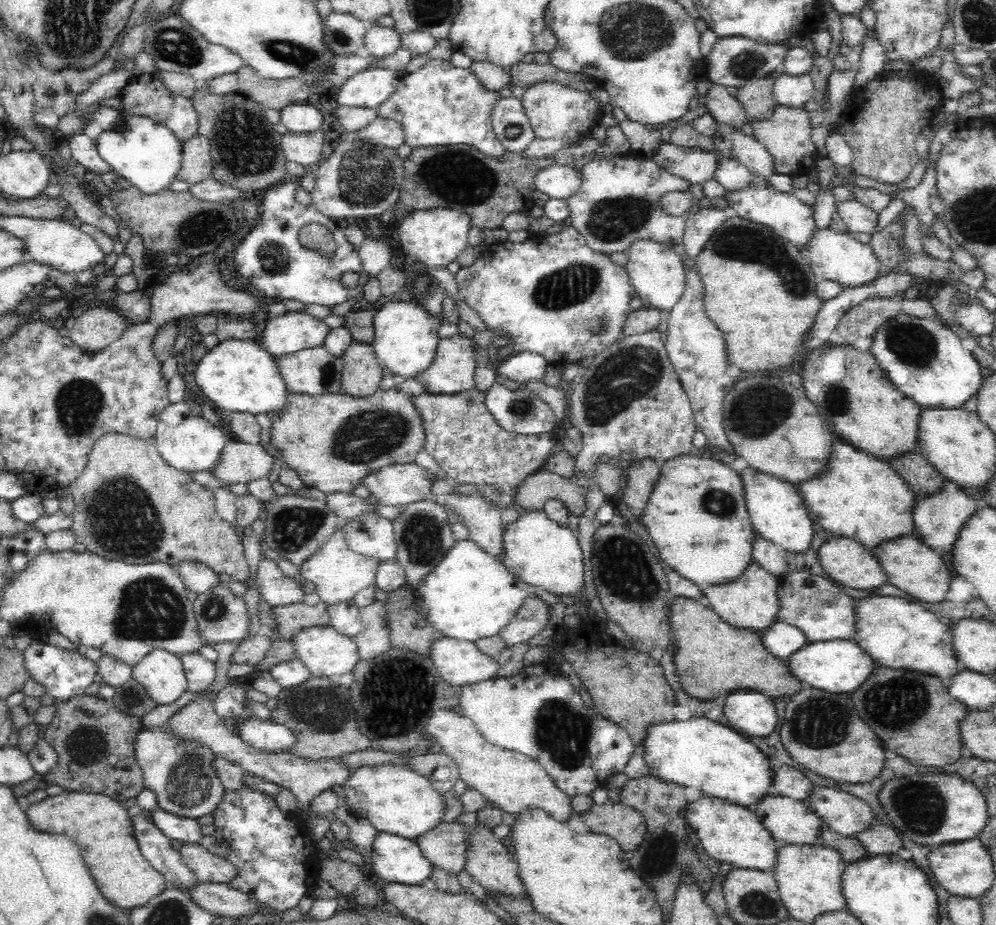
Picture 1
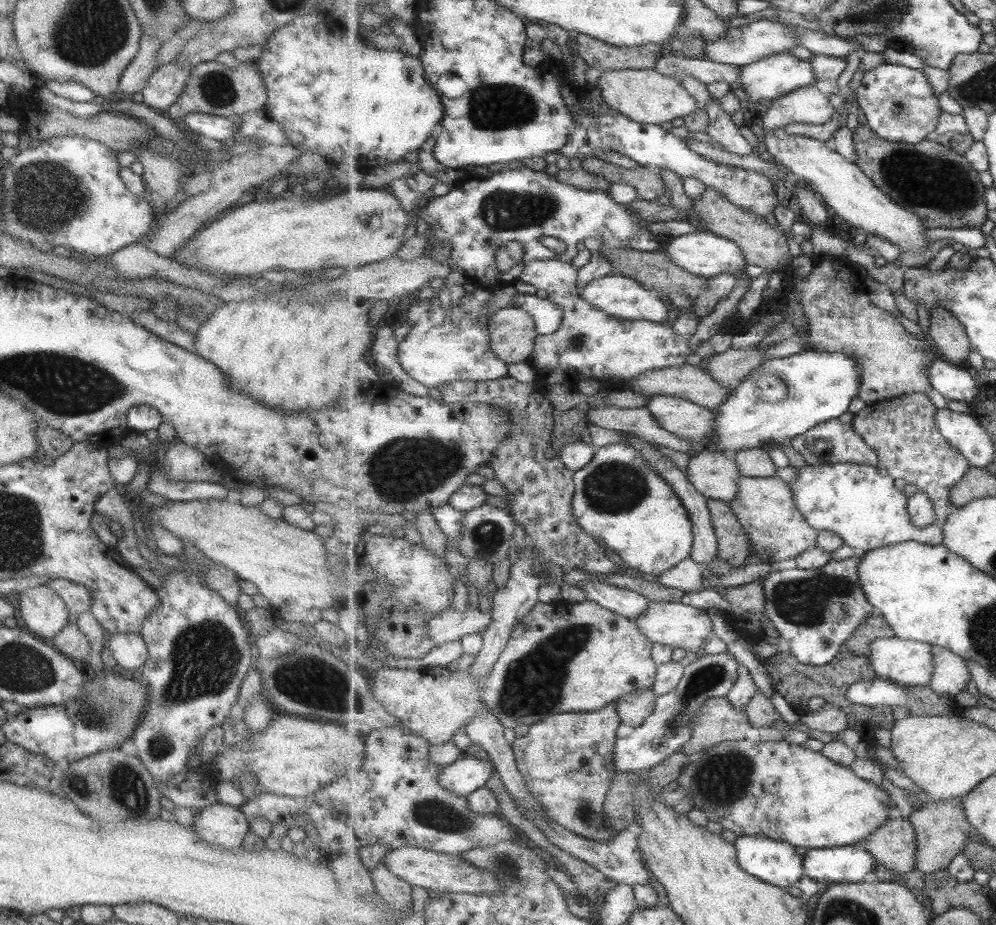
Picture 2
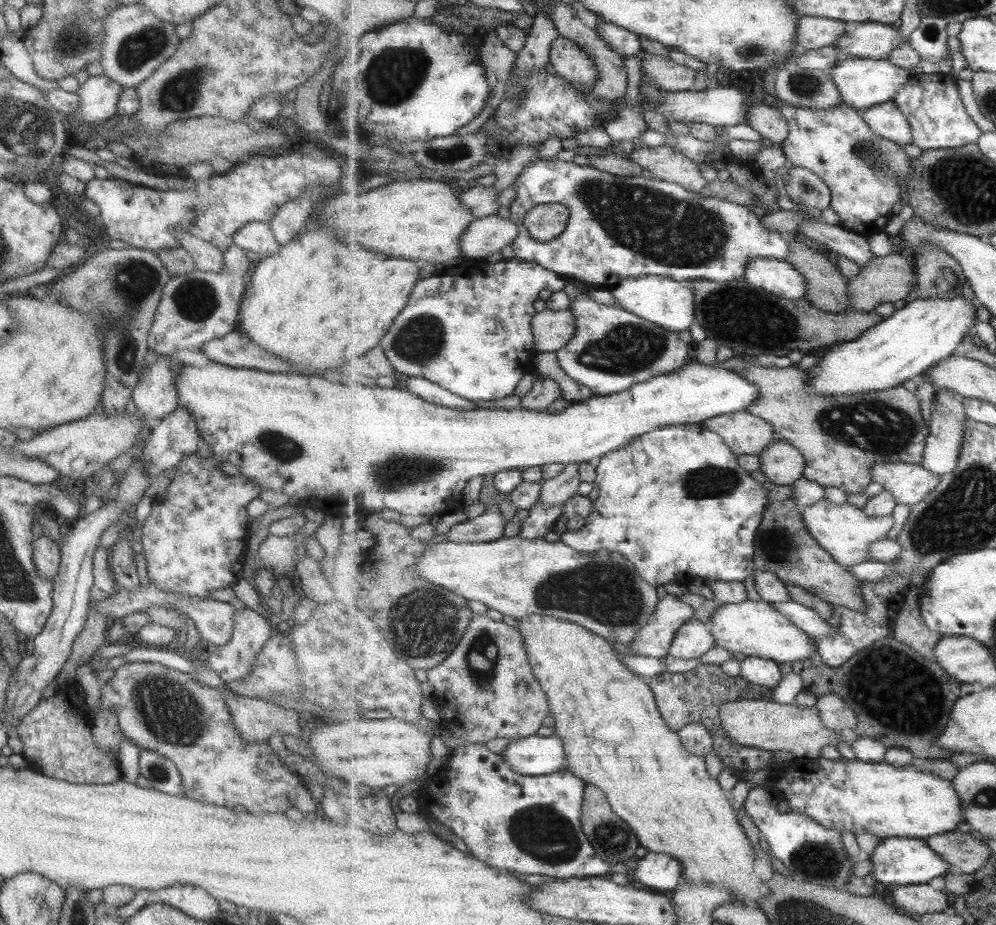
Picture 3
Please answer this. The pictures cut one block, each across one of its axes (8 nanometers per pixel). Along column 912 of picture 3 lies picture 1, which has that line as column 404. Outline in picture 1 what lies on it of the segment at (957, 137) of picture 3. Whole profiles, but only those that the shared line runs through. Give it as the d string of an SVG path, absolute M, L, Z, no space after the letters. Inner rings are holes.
M428 60L423 68L404 76L399 80L392 96L378 106L378 114L384 118L394 118L404 125L406 133L405 144L414 147L452 146L455 144L469 144L485 155L492 157L502 156L505 148L498 141L494 127L492 127L492 110L496 102L500 102L502 94L497 90L488 90L488 87L478 79L472 70L456 68L448 60Z

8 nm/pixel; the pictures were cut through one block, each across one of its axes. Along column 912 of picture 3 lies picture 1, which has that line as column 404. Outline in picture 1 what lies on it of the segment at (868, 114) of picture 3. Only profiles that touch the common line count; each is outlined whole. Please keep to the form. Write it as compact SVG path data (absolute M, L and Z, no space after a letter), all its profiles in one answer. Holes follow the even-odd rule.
M376 117L364 130L354 132L355 136L366 139L368 143L376 143L378 146L398 148L406 142L404 125L394 118Z

